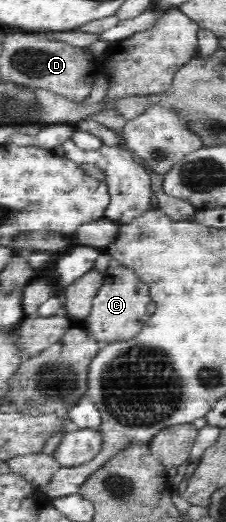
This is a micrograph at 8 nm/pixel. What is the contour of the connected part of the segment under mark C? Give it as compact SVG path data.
M111 259L106 273L103 274L103 284L100 291L91 304L91 311L87 319L79 323L97 343L99 350L112 343L122 343L130 341L142 330L144 324L149 319L147 306L151 303L149 290L146 284L138 280L136 274L128 270L120 262Z

